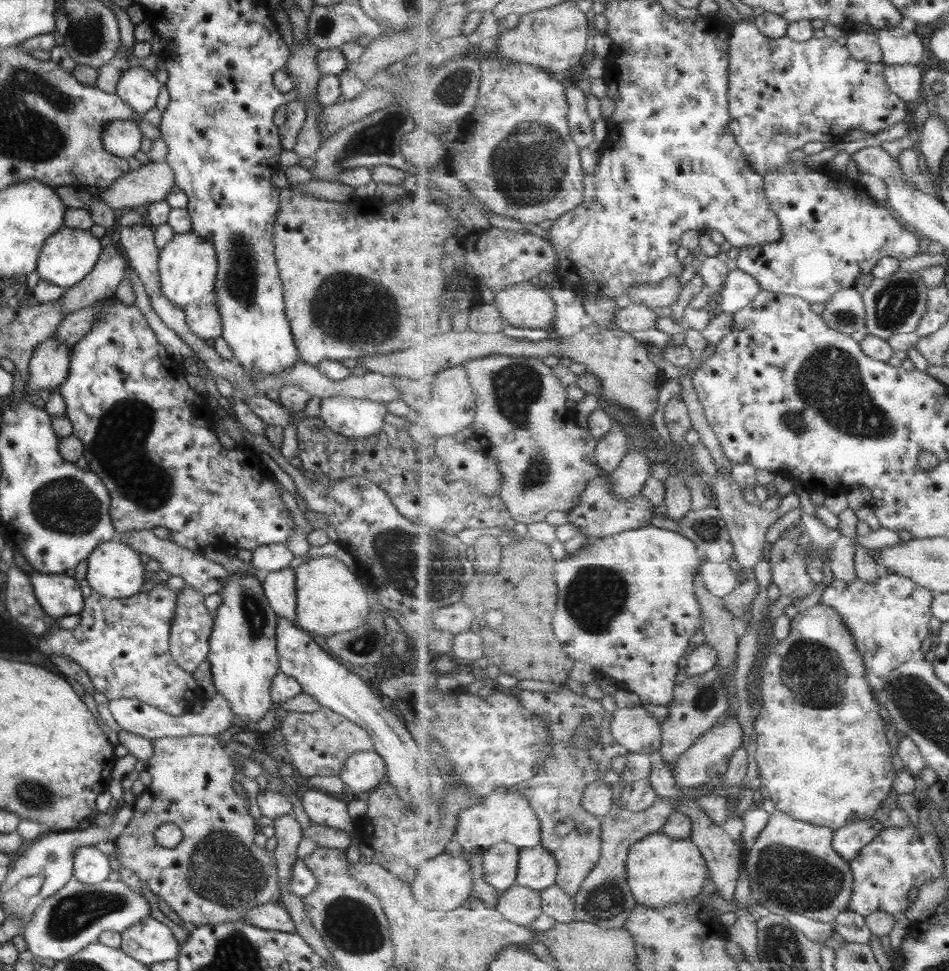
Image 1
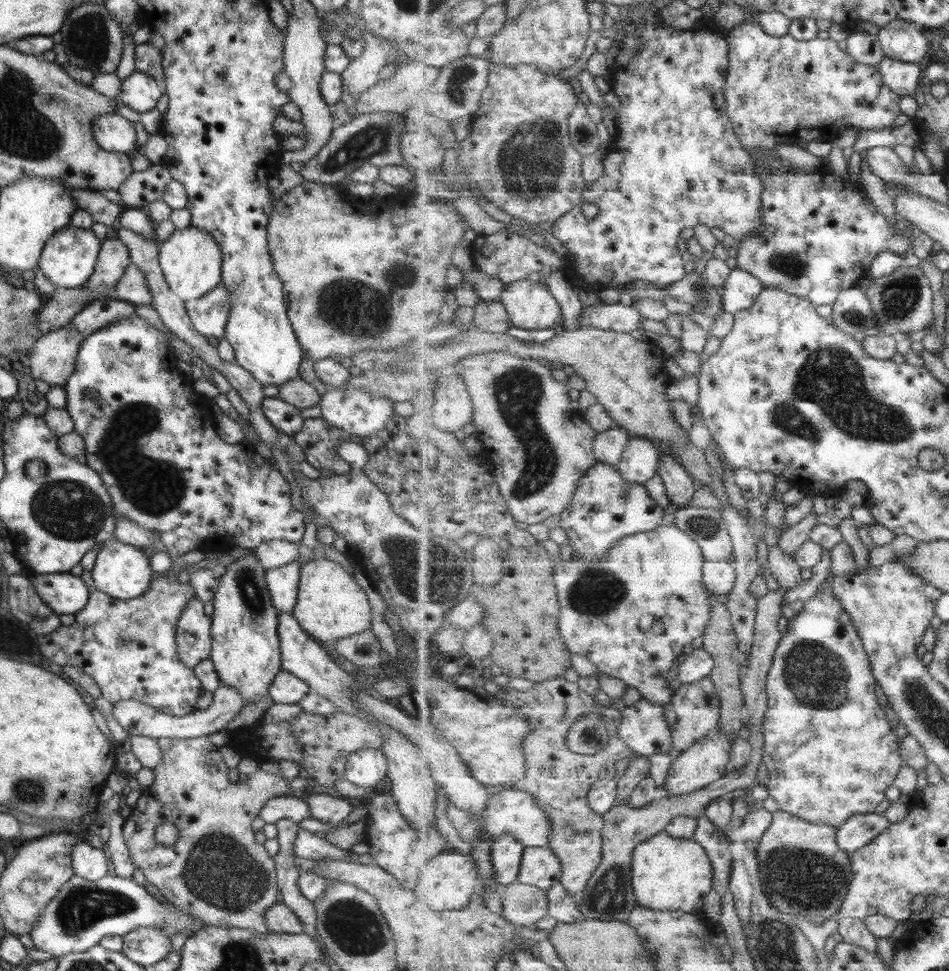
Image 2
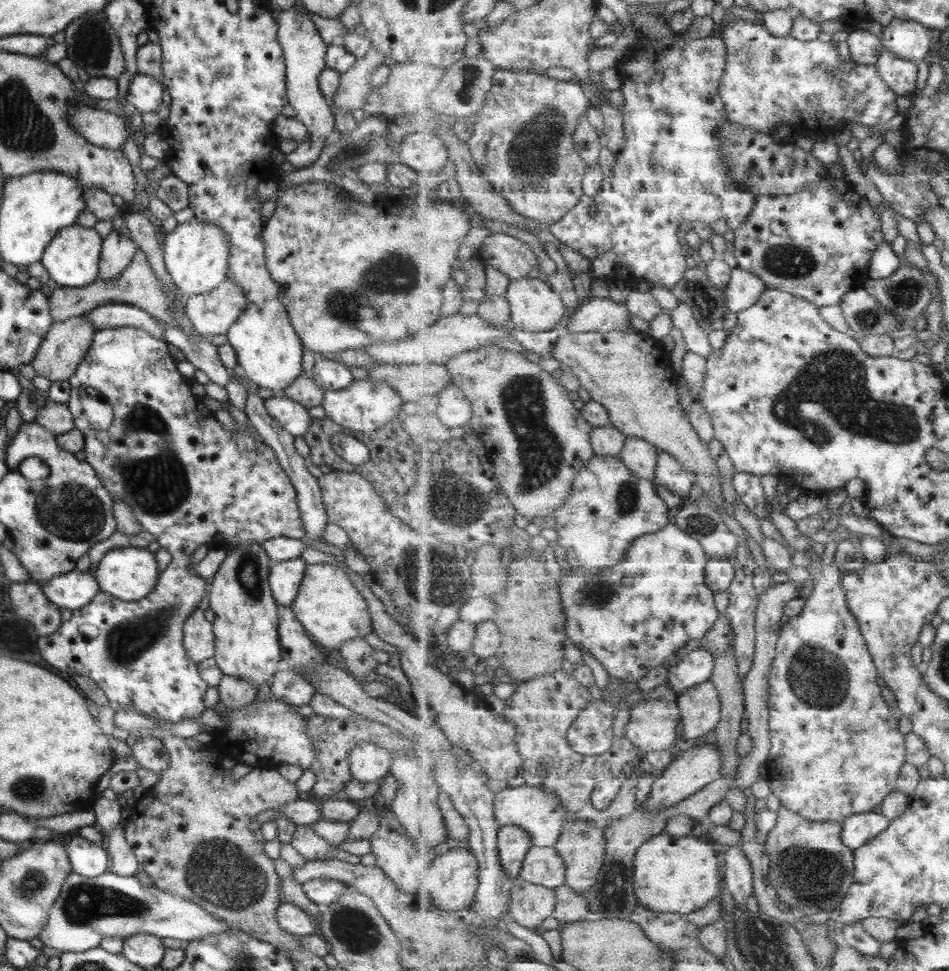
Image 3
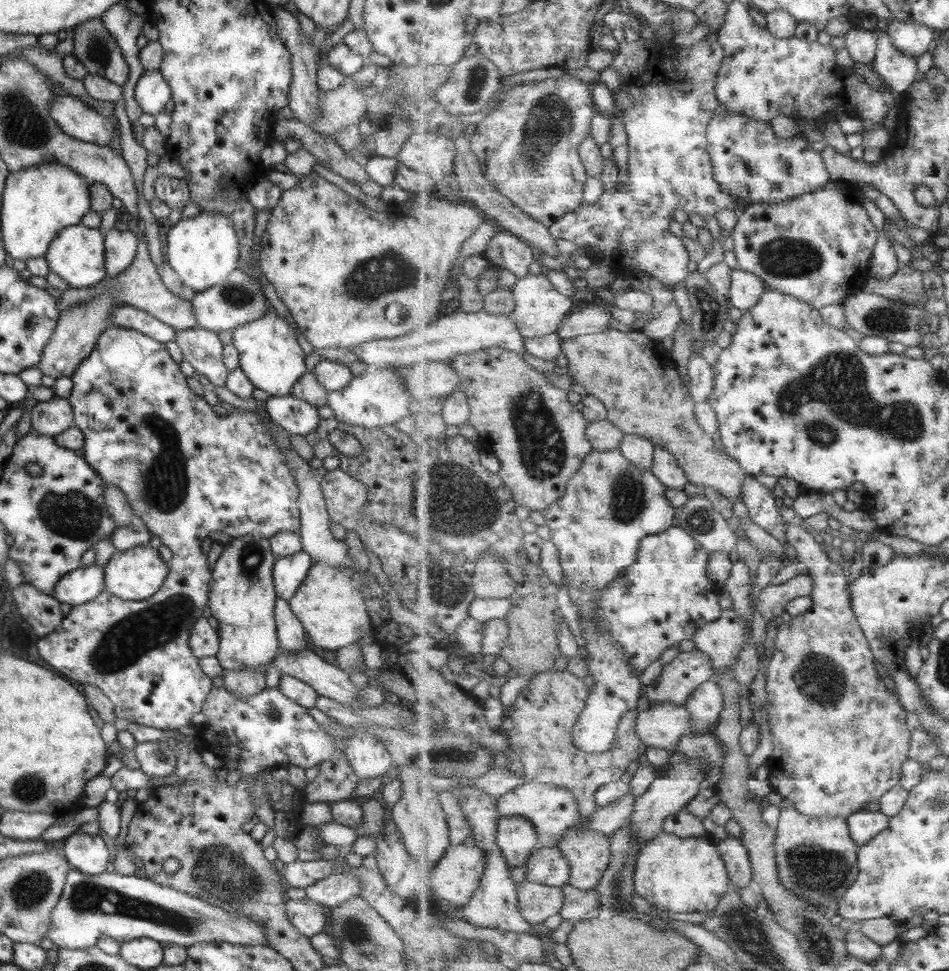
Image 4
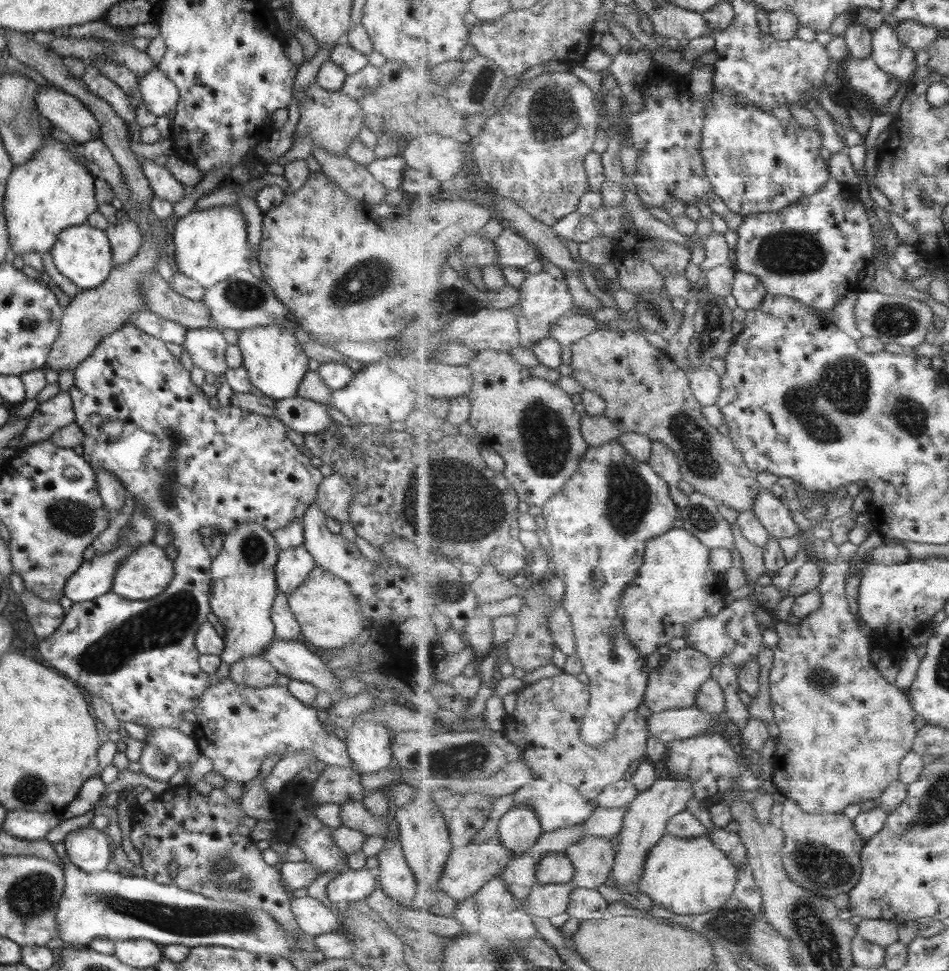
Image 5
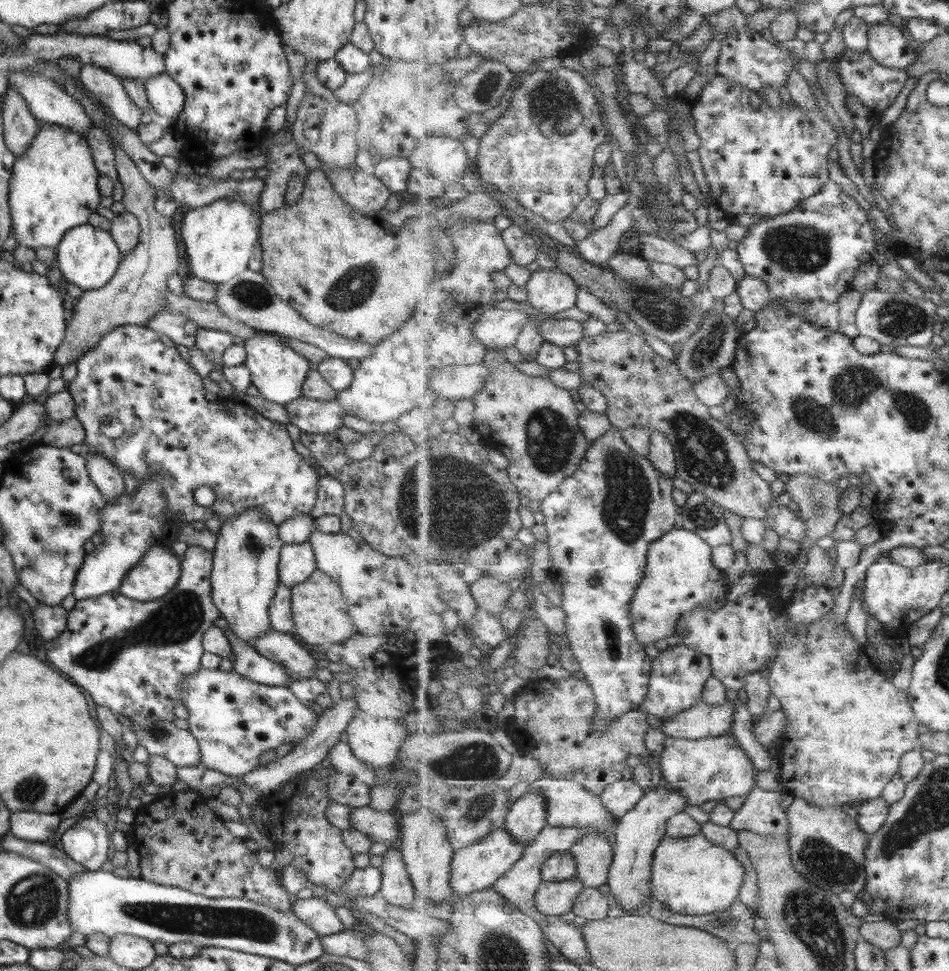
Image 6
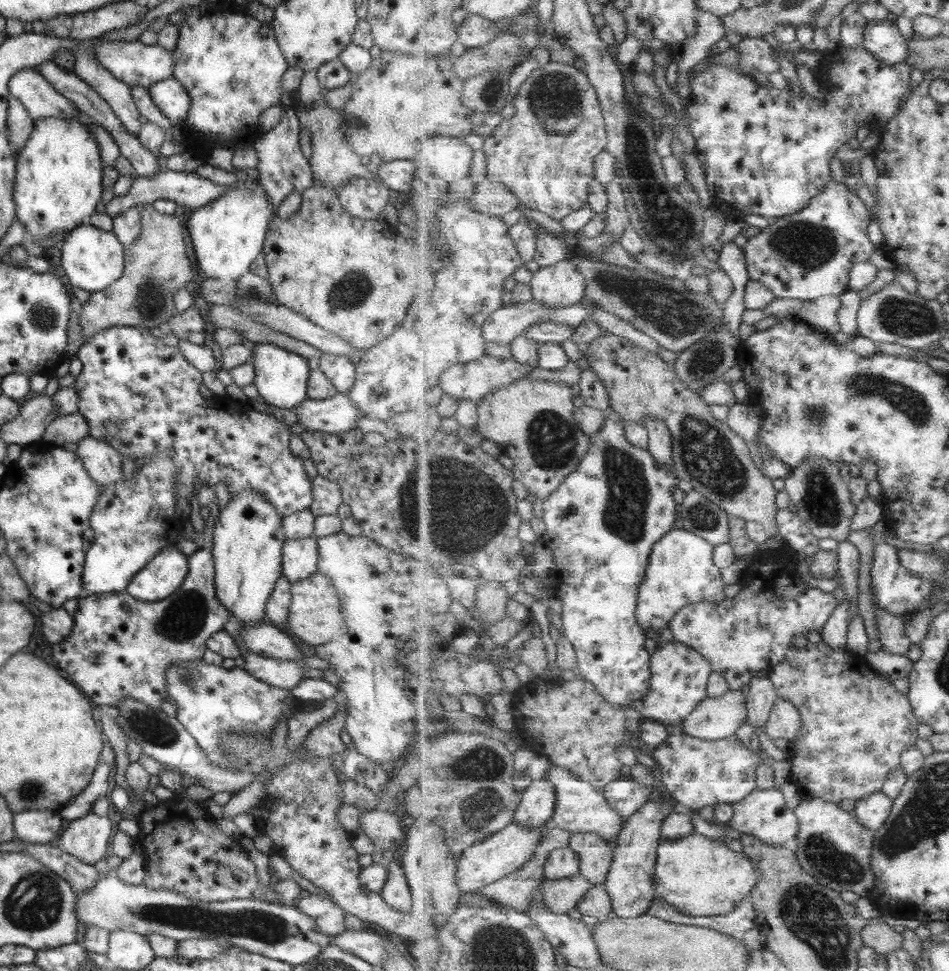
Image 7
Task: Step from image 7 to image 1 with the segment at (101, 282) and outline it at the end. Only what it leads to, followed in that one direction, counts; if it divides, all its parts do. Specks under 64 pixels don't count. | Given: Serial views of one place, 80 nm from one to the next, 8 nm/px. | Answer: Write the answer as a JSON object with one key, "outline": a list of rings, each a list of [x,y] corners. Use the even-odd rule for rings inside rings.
{"outline":[[[61,226],[43,241],[43,246],[37,255],[36,271],[41,280],[66,289],[91,272],[101,251],[99,239],[89,231]]]}

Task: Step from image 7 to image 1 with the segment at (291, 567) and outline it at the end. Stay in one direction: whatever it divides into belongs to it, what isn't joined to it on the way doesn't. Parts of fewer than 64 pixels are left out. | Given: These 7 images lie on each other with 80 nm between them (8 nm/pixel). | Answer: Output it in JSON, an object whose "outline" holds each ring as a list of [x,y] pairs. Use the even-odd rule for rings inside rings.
{"outline":[[[289,567],[264,573],[261,583],[269,608],[279,619],[295,623],[296,593],[294,570]]]}

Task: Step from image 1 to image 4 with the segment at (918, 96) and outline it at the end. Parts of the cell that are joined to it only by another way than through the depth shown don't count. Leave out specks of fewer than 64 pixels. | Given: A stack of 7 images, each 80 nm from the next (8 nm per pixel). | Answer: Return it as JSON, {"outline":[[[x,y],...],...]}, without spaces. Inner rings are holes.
{"outline":[[[883,31],[877,33],[878,49],[875,60],[875,71],[889,83],[894,95],[902,97],[918,80],[917,58],[901,52],[888,35]]]}

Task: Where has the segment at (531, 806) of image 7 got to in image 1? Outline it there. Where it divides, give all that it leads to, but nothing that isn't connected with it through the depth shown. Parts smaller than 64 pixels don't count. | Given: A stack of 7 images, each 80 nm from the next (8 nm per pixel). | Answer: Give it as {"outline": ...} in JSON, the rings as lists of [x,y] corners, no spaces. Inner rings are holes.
{"outline":[[[497,843],[483,855],[483,879],[497,890],[498,896],[516,883],[520,852],[514,844]]]}

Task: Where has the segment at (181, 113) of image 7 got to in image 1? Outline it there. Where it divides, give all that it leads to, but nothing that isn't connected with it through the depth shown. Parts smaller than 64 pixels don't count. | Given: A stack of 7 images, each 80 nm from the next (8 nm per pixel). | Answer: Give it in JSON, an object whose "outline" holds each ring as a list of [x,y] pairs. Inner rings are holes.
{"outline":[[[141,67],[129,68],[120,75],[114,94],[137,114],[145,114],[155,107],[161,85],[149,71]]]}

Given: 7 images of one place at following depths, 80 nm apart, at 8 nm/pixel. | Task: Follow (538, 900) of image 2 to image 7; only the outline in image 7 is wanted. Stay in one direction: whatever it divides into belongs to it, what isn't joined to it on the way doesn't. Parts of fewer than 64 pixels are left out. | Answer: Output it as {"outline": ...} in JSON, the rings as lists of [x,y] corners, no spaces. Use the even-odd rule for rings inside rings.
{"outline":[[[580,872],[567,878],[551,880],[542,884],[545,904],[557,914],[567,914],[578,908],[579,901],[595,885]]]}

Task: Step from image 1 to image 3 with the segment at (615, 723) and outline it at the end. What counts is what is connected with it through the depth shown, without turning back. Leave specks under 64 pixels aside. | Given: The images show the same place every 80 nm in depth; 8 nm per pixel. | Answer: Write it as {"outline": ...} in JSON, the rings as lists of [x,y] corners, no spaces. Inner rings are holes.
{"outline":[[[639,701],[631,711],[631,722],[627,726],[626,735],[644,752],[669,750],[680,742],[677,726],[682,714],[677,701]]]}

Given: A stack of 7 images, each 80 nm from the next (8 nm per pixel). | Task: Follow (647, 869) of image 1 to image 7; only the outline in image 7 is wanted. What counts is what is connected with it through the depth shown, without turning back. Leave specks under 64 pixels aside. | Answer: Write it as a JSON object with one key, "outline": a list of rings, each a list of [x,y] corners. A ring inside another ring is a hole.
{"outline":[[[698,833],[681,839],[660,840],[655,876],[656,894],[689,916],[719,916],[733,912],[740,902],[751,896],[761,875],[760,868],[743,851],[734,852],[721,840],[709,839]]]}

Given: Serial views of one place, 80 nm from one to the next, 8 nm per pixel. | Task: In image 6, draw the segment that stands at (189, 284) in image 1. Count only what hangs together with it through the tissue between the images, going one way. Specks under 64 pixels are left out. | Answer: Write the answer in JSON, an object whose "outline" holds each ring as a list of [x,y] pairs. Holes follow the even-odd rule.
{"outline":[[[217,199],[205,206],[189,209],[182,216],[177,235],[182,248],[185,248],[183,256],[189,274],[205,282],[219,284],[247,269],[247,260],[253,252],[255,238],[259,236],[257,226],[261,224],[262,213],[233,199]]]}

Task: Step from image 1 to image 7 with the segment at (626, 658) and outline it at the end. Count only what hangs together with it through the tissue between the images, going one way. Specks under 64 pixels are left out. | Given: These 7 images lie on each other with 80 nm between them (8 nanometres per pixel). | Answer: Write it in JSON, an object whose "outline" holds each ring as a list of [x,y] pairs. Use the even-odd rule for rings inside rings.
{"outline":[[[677,526],[653,546],[646,578],[640,587],[637,621],[641,628],[652,629],[658,634],[669,629],[677,612],[687,605],[725,600],[725,586],[721,572],[713,562],[713,544],[701,535]]]}

